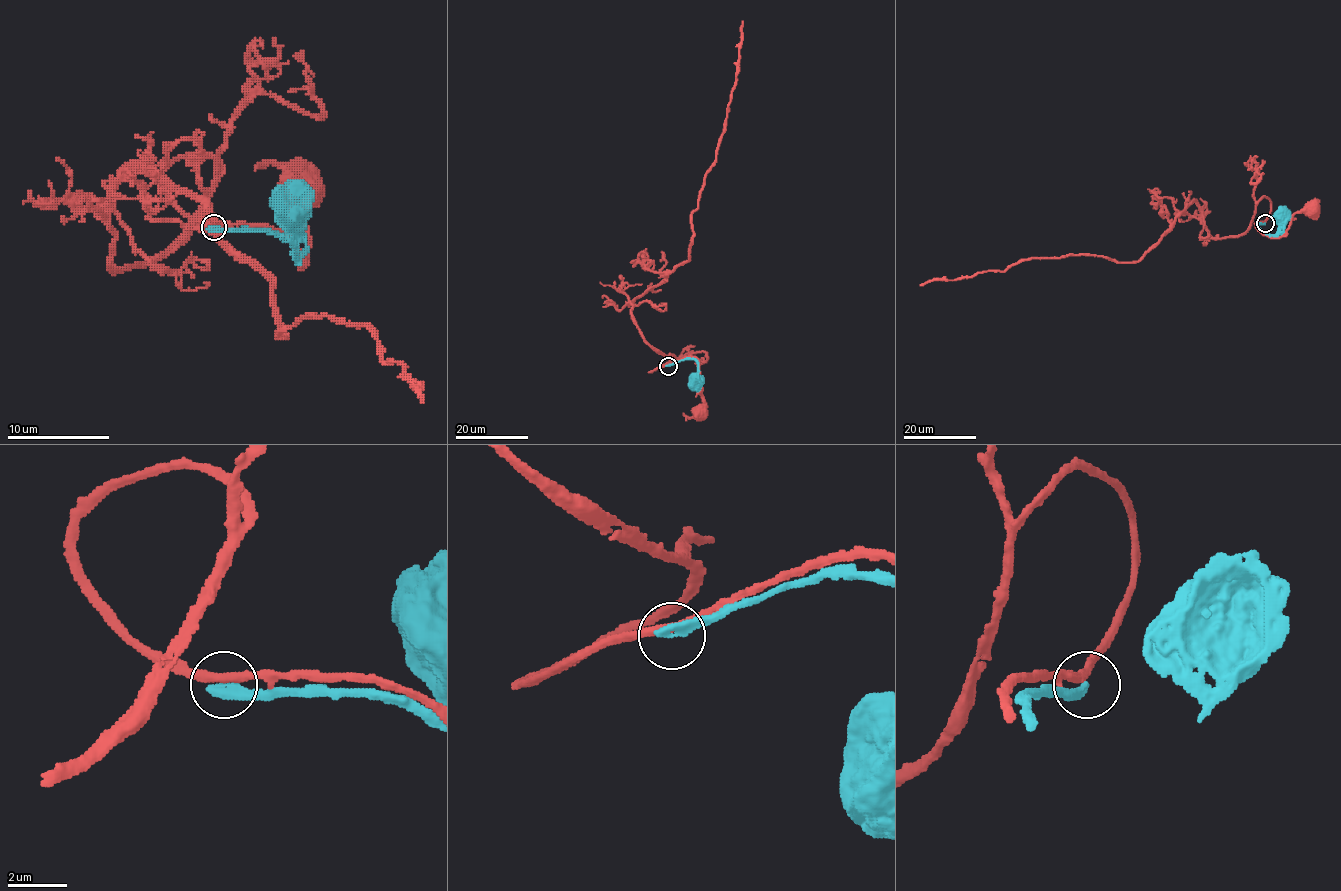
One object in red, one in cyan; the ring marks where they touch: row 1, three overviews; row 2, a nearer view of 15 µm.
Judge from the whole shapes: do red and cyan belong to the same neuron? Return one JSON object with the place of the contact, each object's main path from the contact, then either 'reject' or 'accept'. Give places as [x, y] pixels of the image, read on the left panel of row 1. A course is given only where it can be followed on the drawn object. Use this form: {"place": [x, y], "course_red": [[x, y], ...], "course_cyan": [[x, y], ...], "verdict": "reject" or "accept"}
{"place": [213, 227], "course_red": [[214, 226], [247, 224], [278, 229], [298, 247], [301, 267], [308, 249], [306, 211], [311, 196], [298, 188]], "course_cyan": [[214, 226], [275, 231], [285, 236], [295, 249], [295, 259], [290, 239], [288, 203]], "verdict": "reject"}

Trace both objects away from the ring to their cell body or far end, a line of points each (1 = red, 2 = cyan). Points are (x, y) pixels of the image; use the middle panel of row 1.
1: (668, 366), (691, 357), (698, 360), (703, 397), (698, 412)
2: (668, 366), (694, 359), (697, 364), (694, 381)

